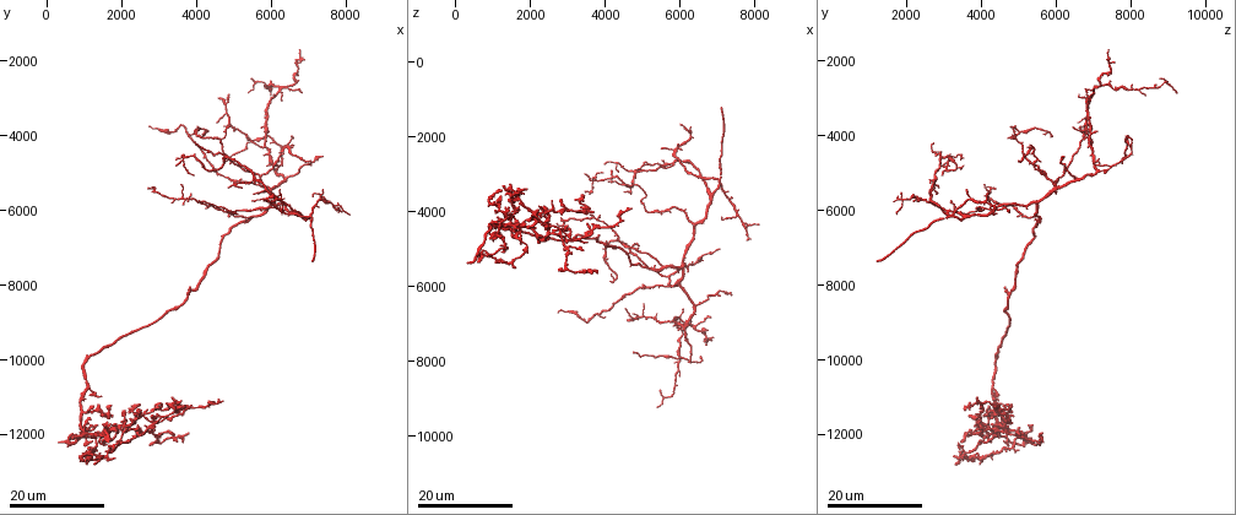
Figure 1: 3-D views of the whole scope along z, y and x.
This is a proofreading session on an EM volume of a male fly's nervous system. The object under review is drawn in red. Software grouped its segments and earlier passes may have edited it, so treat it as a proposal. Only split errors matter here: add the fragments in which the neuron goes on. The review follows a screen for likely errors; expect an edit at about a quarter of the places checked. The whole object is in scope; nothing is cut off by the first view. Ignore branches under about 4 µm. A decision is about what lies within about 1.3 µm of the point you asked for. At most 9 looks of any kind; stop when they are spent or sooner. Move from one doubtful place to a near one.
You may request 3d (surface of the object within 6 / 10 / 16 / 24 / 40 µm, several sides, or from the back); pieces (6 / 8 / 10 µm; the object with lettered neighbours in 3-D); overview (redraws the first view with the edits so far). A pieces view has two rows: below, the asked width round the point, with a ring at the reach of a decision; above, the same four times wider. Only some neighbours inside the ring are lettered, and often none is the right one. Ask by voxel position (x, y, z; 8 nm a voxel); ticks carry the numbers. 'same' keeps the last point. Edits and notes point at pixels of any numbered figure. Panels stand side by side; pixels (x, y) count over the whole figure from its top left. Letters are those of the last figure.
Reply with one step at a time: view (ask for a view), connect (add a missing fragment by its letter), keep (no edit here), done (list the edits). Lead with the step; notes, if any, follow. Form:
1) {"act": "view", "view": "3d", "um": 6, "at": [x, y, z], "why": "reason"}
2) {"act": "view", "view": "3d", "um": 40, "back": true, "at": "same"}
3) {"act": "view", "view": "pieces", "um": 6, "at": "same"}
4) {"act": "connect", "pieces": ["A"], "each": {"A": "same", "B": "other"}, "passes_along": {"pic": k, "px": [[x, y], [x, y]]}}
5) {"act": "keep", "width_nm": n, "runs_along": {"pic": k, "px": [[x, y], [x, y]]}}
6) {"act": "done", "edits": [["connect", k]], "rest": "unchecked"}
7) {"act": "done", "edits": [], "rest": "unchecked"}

{"act": "view", "view": "3d", "um": 16, "at": [3800, 8100, 4700], "why": "an open end"}

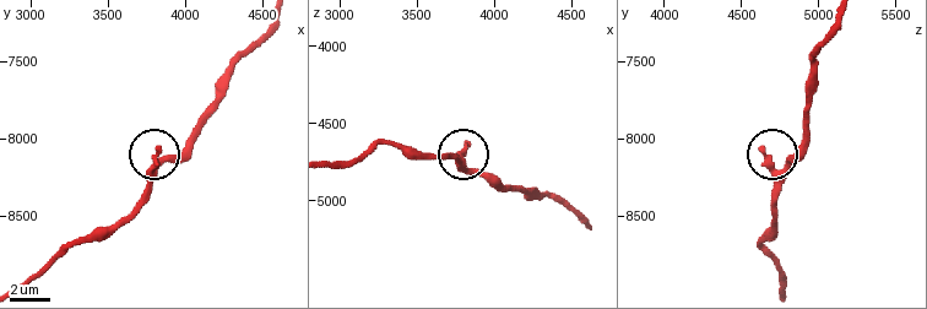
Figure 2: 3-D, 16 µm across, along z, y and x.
{"act": "view", "view": "pieces", "um": 8, "at": [3820, 8060, 4620], "why": "see the neighbours"}

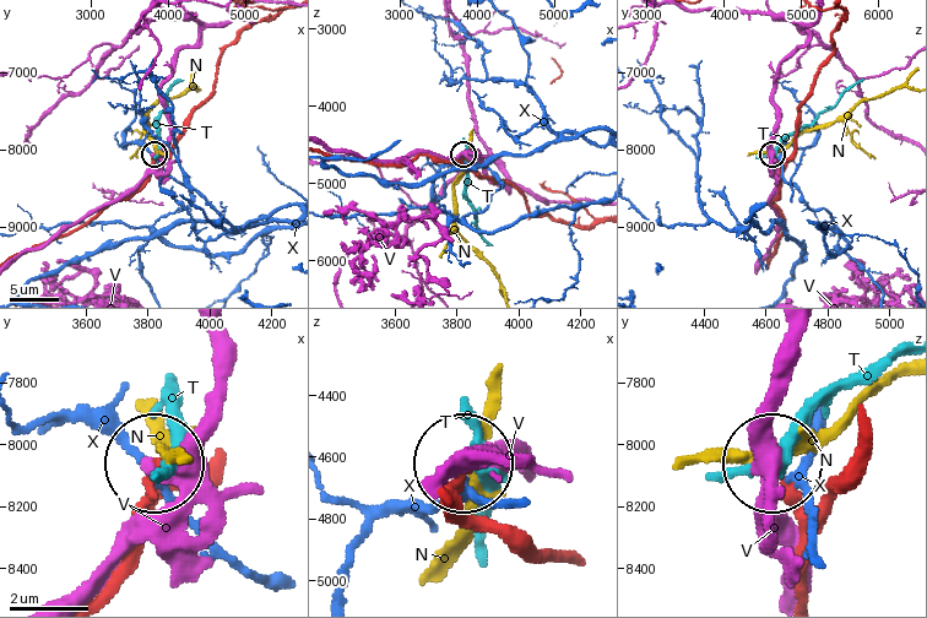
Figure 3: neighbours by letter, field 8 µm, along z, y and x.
{"act": "keep", "each": {"N": "other", "T": "other", "V": "other", "X": "other"}, "found": "no lettered fragment goes on from it"}

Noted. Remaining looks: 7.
{"act": "view", "view": "3d", "um": 16, "at": [7050, 7400, 1200]}

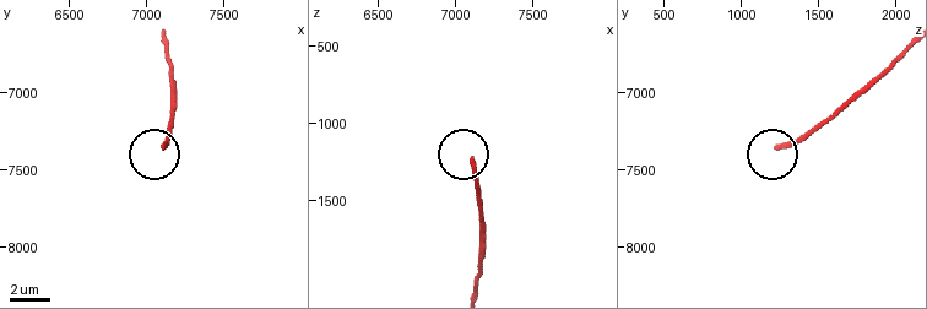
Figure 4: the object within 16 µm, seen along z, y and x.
{"act": "view", "view": "pieces", "um": 10, "at": [7120, 7360, 1240]}

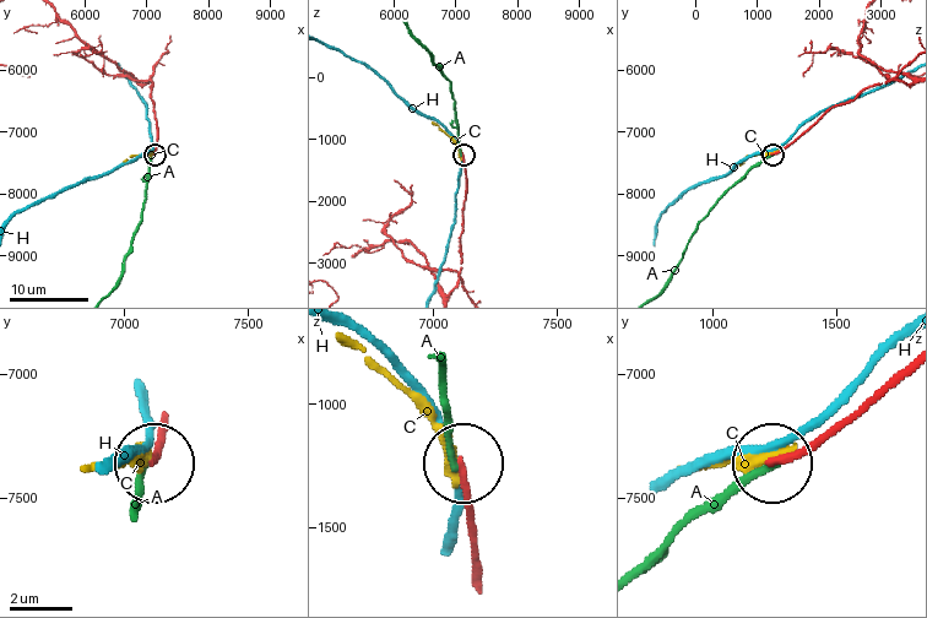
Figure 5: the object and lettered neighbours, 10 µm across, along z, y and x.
{"act": "keep", "width_nm": 220, "each": {"A": "other", "C": "other", "H": "other"}, "runs_along": {"pic": 5, "px": [[900, 370], [854, 412], [776, 457]]}, "found": "no lettered fragment goes on from it"}

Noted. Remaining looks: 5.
{"act": "view", "view": "3d", "um": 24, "at": [3500, 11200, 4800], "why": "tapers out"}

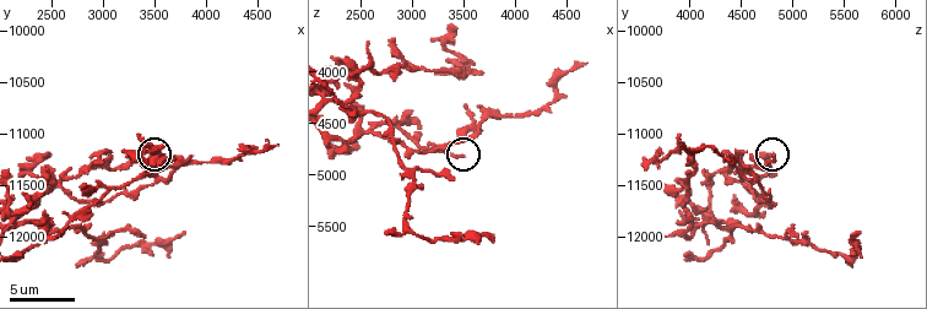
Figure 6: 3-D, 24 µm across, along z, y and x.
{"act": "view", "view": "3d", "um": 10, "at": [3480, 11200, 4800]}

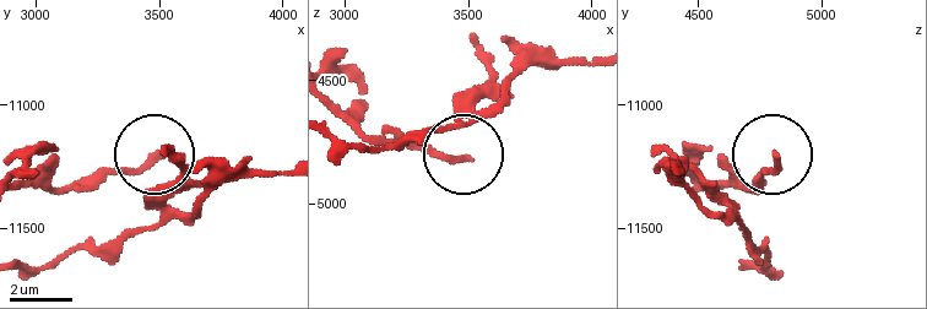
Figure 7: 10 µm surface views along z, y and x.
{"act": "view", "view": "pieces", "um": 8, "at": [3490, 11210, 4820], "why": "what lies round it"}

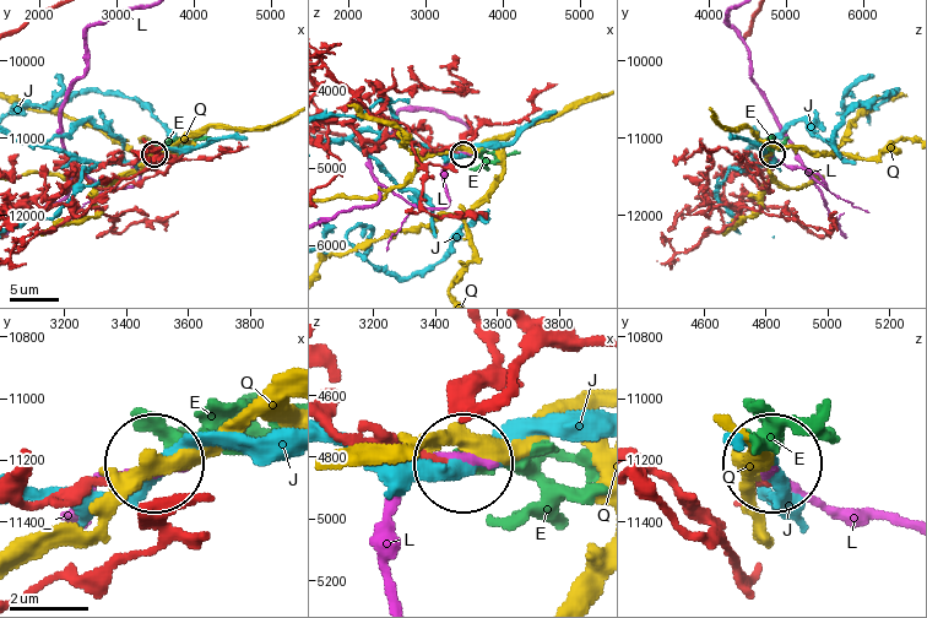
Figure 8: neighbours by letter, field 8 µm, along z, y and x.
{"act": "connect", "pieces": ["E"], "each": {"E": "same", "J": "other", "L": "other", "Q": "other"}, "passes_along": {"pic": 8, "px": [[366, 437], [442, 456], [590, 456]]}, "found": "the neuron continues"}

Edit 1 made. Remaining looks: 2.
{"act": "done", "edits": [["connect", 8]], "rest": "unchecked"}

